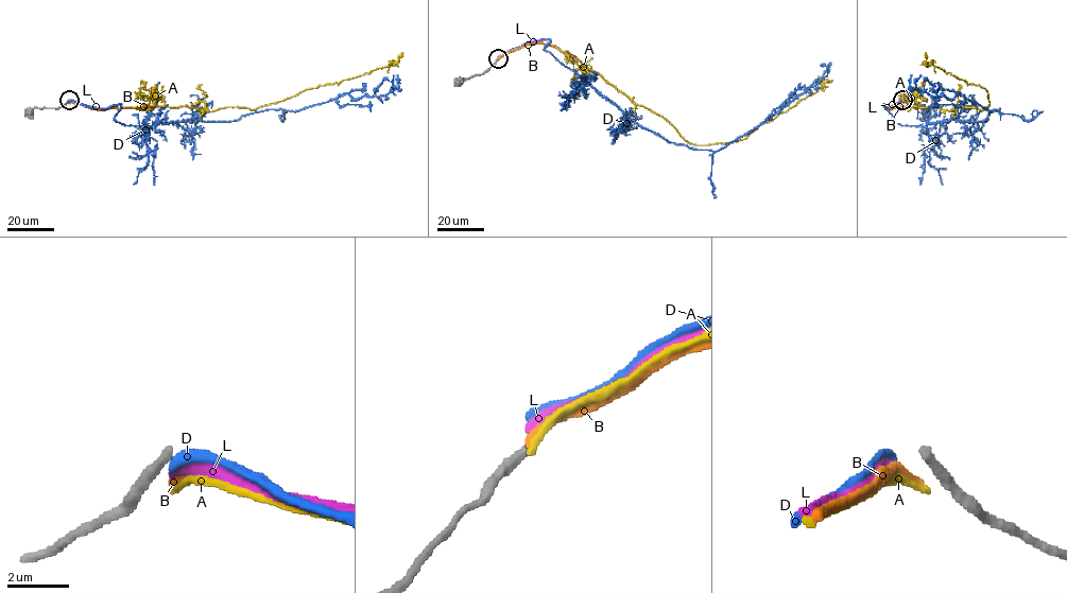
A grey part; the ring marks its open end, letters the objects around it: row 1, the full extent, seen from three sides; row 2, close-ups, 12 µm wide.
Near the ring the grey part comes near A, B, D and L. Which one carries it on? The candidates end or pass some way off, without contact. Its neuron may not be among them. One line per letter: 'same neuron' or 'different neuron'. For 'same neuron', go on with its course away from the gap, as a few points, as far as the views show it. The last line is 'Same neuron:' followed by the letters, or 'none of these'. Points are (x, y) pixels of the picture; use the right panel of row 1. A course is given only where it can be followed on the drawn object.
A: different neuron
B: different neuron
D: same neuron; course (901, 100), (883, 106), (901, 125), (983, 121), (996, 110), (959, 94), (949, 100), (911, 89), (911, 74)
L: different neuron
Same neuron: D

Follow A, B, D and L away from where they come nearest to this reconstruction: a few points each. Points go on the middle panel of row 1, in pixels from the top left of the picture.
A: (499, 57), (527, 45), (553, 46), (635, 103), (665, 118), (695, 144), (742, 140), (830, 81)
B: (499, 57), (527, 45), (540, 44), (554, 45), (581, 60)
D: (499, 56), (549, 39), (544, 49), (635, 122), (672, 143), (712, 151), (815, 85), (823, 67)
L: (498, 57), (547, 39)

